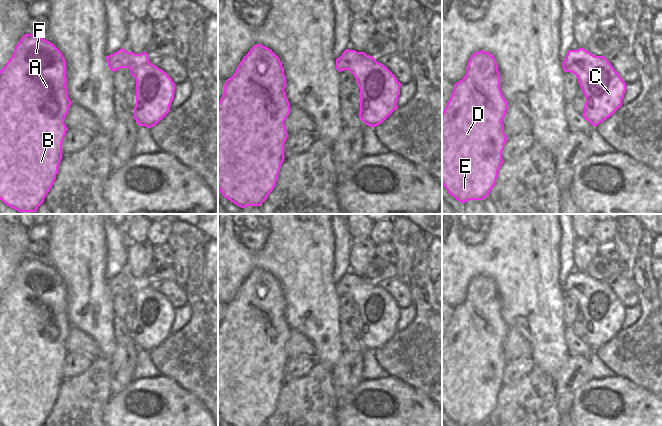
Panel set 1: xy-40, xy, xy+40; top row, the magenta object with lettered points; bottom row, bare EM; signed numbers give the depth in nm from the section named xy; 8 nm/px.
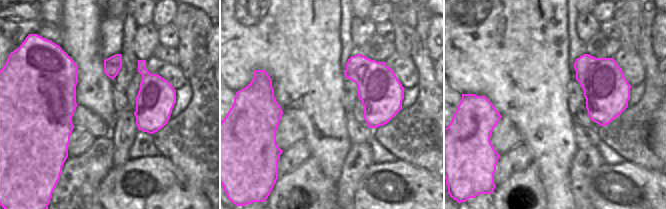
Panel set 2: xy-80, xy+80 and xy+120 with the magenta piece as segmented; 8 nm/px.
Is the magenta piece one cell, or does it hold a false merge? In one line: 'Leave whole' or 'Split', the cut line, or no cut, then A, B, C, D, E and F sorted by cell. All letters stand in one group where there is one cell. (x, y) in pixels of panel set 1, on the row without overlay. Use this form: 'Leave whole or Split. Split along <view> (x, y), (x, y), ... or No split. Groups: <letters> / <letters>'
Leave whole. No split. Groups: A B C D E F

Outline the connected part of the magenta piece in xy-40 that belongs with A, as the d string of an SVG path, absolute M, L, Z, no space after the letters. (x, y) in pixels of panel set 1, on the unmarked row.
M36 258L22 260L12 281L0 294L0 424L44 426L58 397L62 367L68 354L64 343L72 328L66 311L66 285L60 274Z

